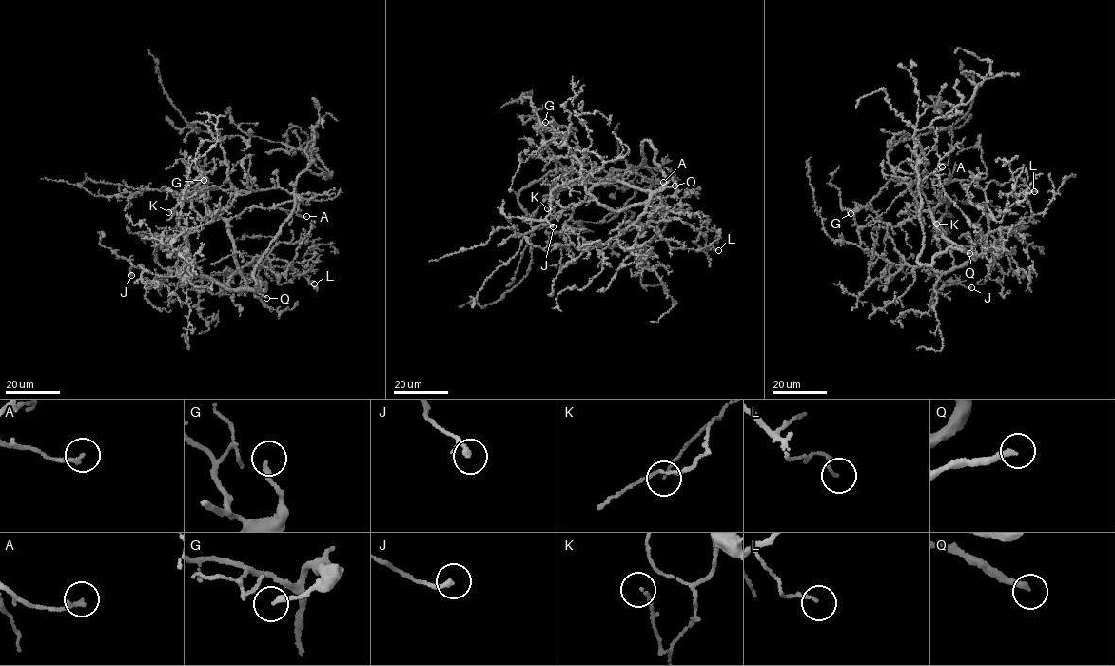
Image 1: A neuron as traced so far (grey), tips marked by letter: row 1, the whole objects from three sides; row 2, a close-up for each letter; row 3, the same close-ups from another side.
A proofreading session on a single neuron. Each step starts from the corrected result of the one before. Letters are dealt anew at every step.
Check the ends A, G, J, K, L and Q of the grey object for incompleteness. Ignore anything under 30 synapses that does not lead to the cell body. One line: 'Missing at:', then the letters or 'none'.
Missing at: Q

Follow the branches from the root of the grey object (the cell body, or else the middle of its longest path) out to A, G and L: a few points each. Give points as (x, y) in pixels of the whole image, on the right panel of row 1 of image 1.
A: (920, 209), (929, 208), (917, 189), (921, 182), (942, 166)
G: (920, 209), (910, 184), (890, 208), (864, 226), (858, 227), (854, 218), (855, 208), (850, 213)
L: (920, 209), (931, 214), (942, 236), (983, 255), (989, 218), (1014, 203), (1024, 190), (1034, 191)

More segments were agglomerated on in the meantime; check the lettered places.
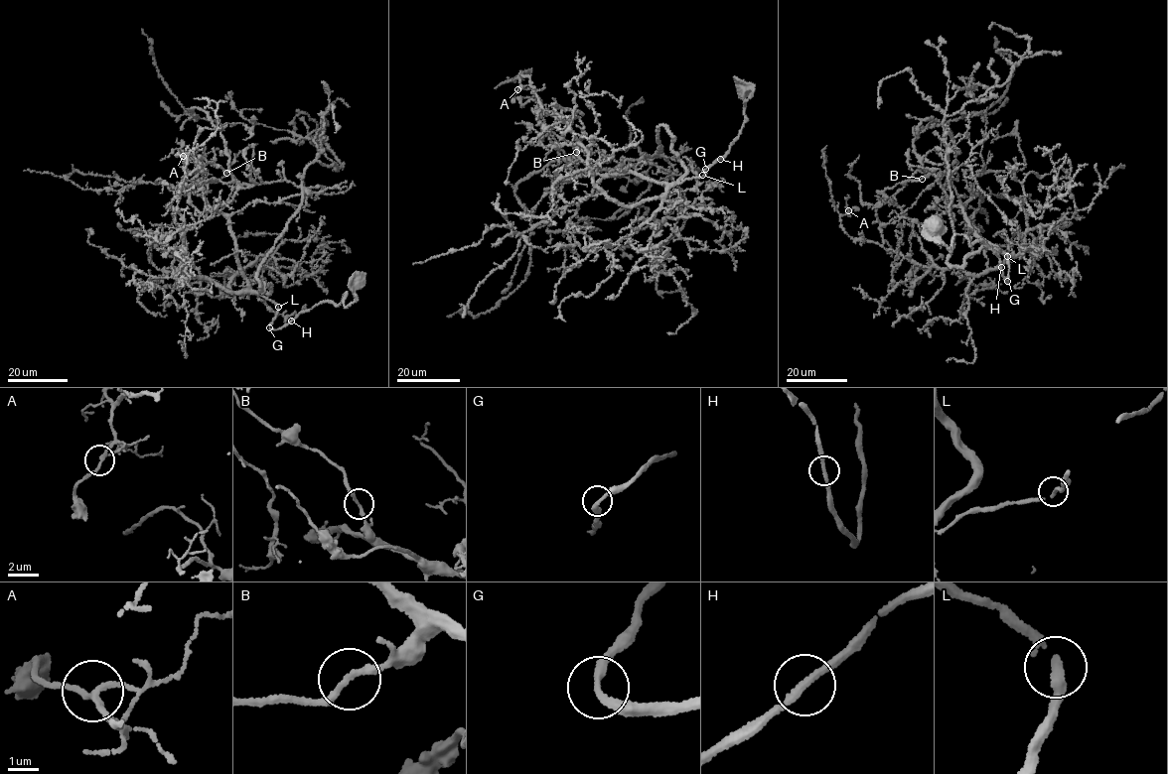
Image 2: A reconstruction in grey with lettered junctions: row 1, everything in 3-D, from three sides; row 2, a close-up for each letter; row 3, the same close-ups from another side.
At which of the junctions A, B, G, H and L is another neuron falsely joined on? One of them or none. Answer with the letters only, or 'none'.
none

